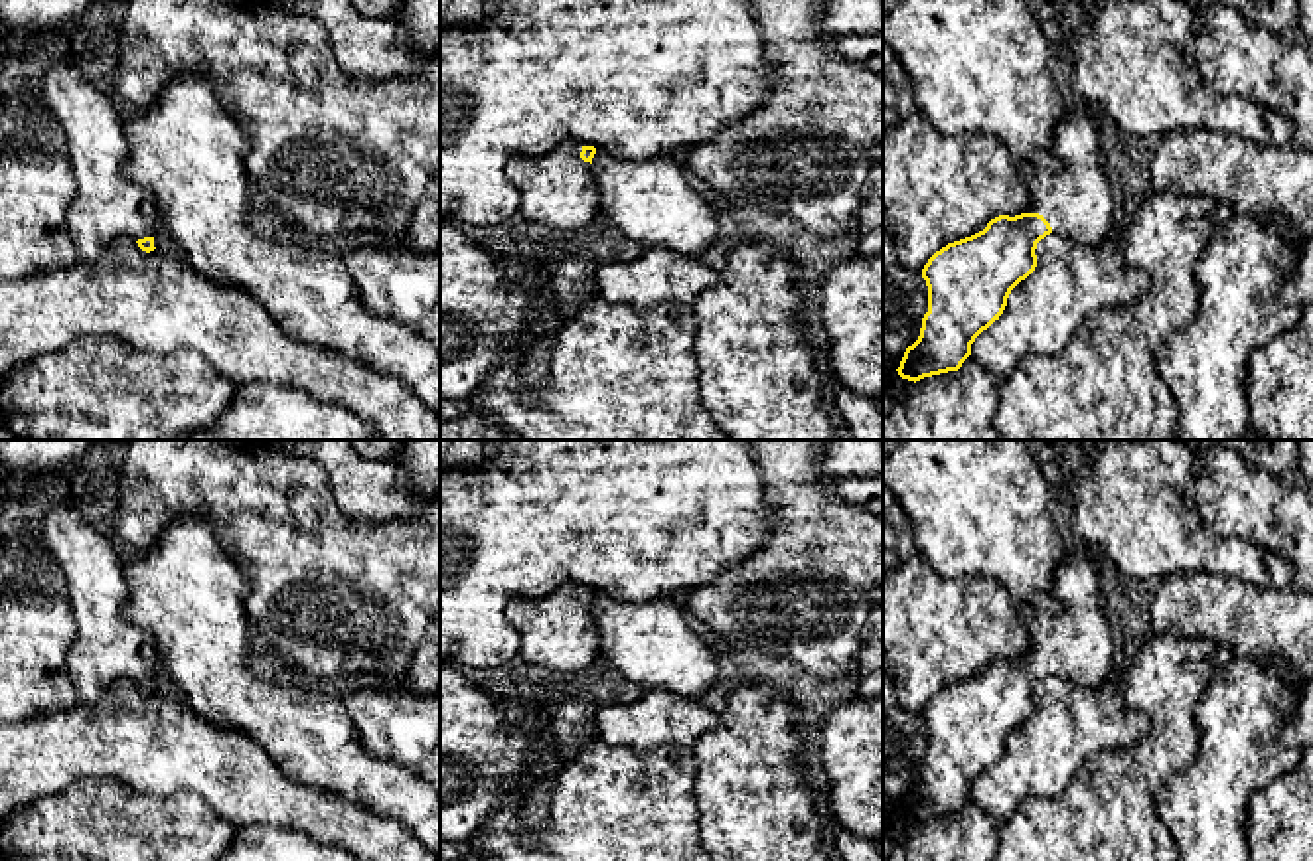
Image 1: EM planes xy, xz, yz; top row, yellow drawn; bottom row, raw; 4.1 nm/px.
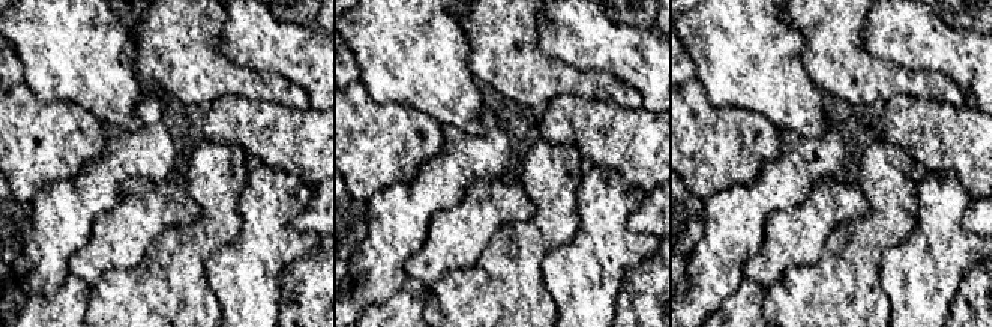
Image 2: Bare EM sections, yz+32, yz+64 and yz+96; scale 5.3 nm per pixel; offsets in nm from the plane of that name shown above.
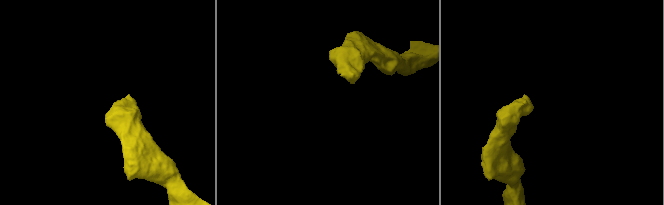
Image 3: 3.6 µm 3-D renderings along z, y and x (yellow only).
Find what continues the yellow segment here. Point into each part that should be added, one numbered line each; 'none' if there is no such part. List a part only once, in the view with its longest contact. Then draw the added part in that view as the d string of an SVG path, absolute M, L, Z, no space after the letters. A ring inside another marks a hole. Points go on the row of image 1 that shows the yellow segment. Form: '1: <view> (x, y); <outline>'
1: yz (1075, 198); M1070 101L1052 144L1056 164L1017 162L1031 211L1043 215L1052 233L1086 247L1108 239L1116 209L1098 156L1100 120L1086 101Z

